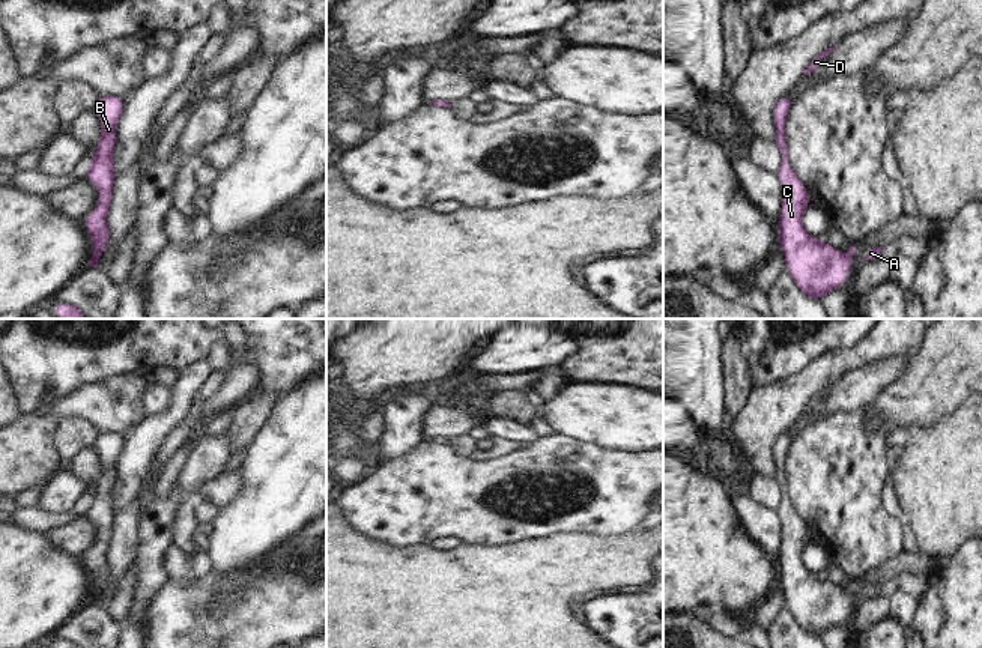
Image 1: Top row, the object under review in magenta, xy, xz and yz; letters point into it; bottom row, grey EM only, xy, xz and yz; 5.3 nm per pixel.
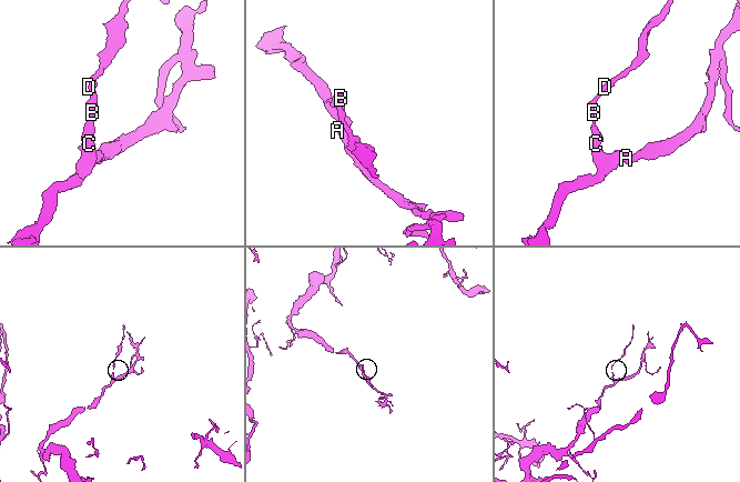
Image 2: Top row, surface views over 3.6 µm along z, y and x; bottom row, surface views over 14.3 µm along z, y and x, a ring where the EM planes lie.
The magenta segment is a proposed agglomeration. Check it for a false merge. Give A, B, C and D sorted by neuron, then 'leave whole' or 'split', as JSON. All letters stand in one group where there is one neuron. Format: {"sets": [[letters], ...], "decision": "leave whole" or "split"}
{"sets": [["A", "B", "C", "D"]], "decision": "leave whole"}

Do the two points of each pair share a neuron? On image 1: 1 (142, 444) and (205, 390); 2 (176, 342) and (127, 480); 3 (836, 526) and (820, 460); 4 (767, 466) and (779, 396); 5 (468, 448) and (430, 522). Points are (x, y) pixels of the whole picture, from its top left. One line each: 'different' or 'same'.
1: different
2: different
3: same
4: same
5: different

